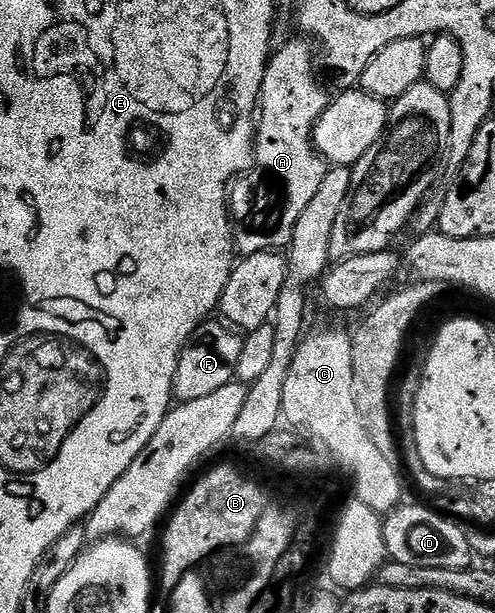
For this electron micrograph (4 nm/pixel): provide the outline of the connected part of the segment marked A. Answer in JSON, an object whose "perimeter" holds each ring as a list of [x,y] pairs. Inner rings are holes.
{"perimeter":[[[292,39],[281,46],[266,65],[260,116],[256,121],[254,163],[248,173],[250,181],[239,180],[228,193],[234,247],[247,257],[257,253],[269,255],[273,249],[285,250],[292,243],[296,222],[308,203],[312,203],[328,168],[314,147],[314,128],[326,110],[328,96],[314,82],[316,61],[310,58],[307,42],[302,41]]]}

